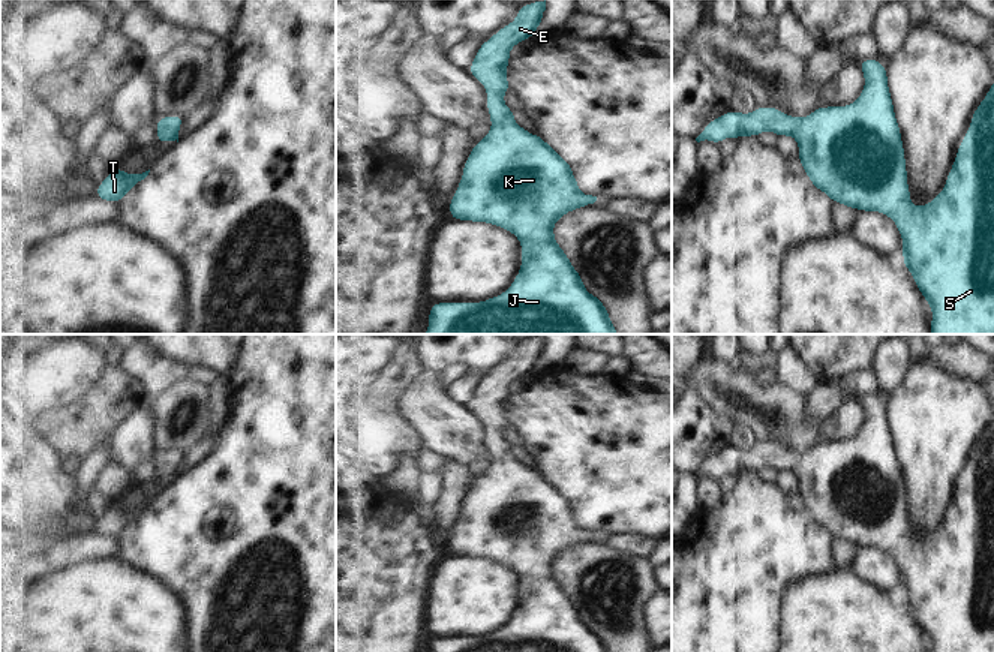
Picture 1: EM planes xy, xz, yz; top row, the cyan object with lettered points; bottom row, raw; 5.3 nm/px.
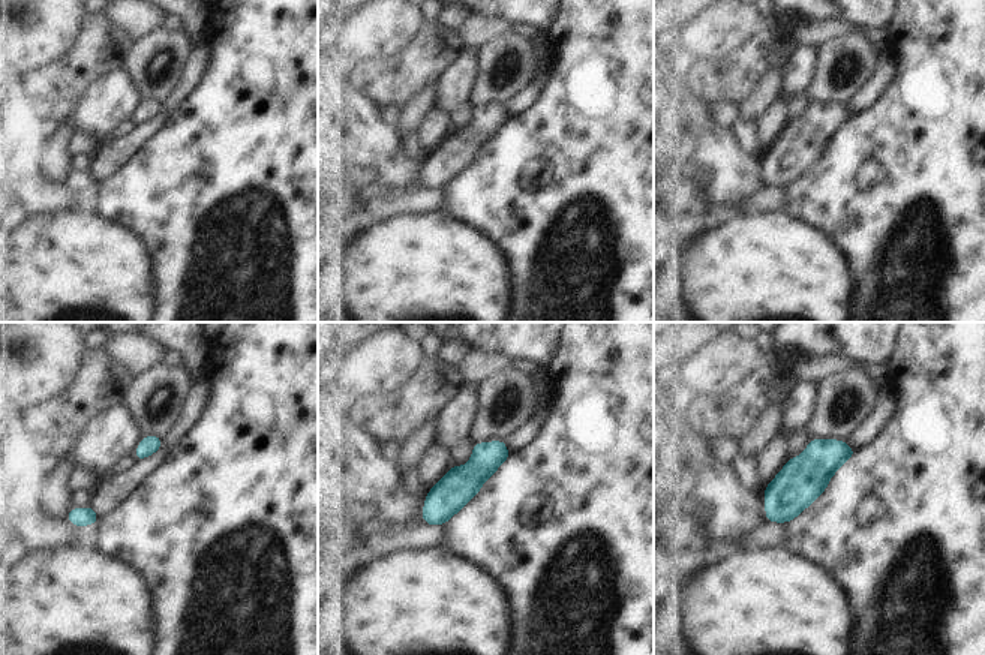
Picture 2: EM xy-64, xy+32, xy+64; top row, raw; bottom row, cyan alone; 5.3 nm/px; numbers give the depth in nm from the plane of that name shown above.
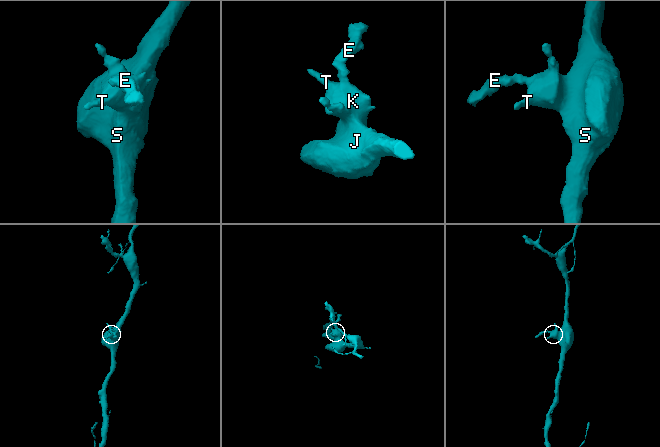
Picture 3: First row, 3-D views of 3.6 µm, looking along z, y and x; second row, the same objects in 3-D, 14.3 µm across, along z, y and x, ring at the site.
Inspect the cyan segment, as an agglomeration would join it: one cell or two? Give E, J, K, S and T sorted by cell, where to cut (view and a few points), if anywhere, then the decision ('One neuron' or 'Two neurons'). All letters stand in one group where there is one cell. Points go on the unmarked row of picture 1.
Groups: E J K S T. No split. One neuron.

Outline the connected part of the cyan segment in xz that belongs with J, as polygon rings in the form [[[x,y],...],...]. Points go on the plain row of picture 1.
[[[546,336],[520,342],[513,358],[501,363],[480,381],[468,403],[487,427],[486,442],[492,463],[480,478],[474,480],[448,540],[450,553],[454,556],[484,558],[514,570],[522,583],[520,607],[499,633],[478,639],[435,637],[427,652],[609,652],[603,637],[585,625],[583,615],[556,579],[553,568],[553,561],[564,550],[594,540],[597,532],[579,526],[573,502],[540,471],[519,462],[514,457],[514,447],[504,438],[504,429],[511,426],[507,415],[510,385],[534,372],[544,346]]]

